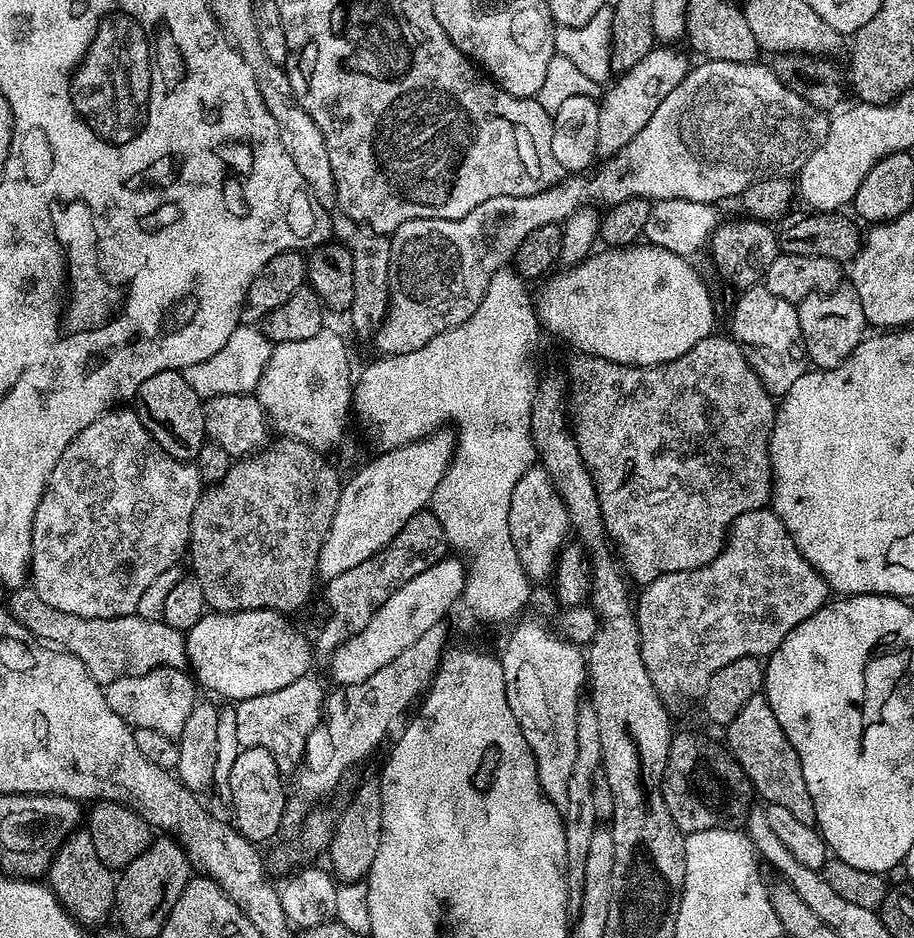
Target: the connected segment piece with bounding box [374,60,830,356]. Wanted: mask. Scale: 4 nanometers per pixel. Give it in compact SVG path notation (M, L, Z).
M704 60L700 62L697 68L695 65L689 71L688 77L682 82L678 82L678 86L674 86L674 90L670 90L670 94L666 94L666 98L662 98L662 106L658 106L658 110L654 110L650 122L646 122L646 126L642 126L642 130L638 130L638 134L634 134L634 138L630 138L630 142L626 142L626 146L622 146L622 150L618 150L613 156L607 157L603 161L604 165L600 169L597 167L589 176L568 174L561 179L560 183L554 184L551 188L542 190L538 194L530 194L529 196L489 198L488 201L482 202L482 206L474 206L474 210L470 210L470 214L466 214L457 220L411 220L410 222L402 222L402 226L398 226L398 230L391 233L390 236L392 249L390 250L388 275L394 279L390 284L388 314L385 316L384 321L381 322L380 329L374 334L376 348L380 351L377 353L384 356L410 354L410 350L418 350L422 346L426 346L426 342L430 342L430 338L434 338L438 334L466 322L466 318L470 318L470 314L474 314L474 310L478 310L478 302L482 302L482 298L490 286L490 278L498 269L505 267L515 257L518 246L524 241L526 234L530 234L538 226L546 226L547 224L563 225L565 220L570 219L579 208L585 207L589 201L601 200L604 206L611 206L618 202L626 202L626 198L642 198L653 202L658 200L685 200L686 202L702 202L703 204L715 205L716 200L728 200L731 196L732 199L739 197L740 193L746 190L746 186L750 186L759 180L768 180L772 176L795 177L799 173L801 166L806 162L806 158L810 158L810 154L814 154L816 147L826 138L830 116L827 111L815 108L805 98L795 93L792 87L784 84L767 63L765 65L760 63L739 64L738 62Z

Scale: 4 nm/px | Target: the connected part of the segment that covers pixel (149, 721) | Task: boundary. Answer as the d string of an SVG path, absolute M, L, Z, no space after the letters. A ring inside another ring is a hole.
M155 668L140 676L119 676L106 685L104 697L110 702L110 710L133 729L158 730L158 734L179 738L186 718L190 718L190 710L198 703L196 690L196 680L184 668Z

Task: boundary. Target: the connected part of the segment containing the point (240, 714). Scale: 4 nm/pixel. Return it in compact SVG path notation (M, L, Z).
M307 674L282 690L246 698L235 705L240 747L270 750L270 754L274 754L274 762L278 762L281 773L284 774L295 773L300 767L310 734L317 731L322 724L326 692L320 689L318 681L311 678L312 676Z

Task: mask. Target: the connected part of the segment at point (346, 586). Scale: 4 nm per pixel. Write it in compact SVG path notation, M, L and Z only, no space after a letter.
M425 510L414 514L406 522L406 526L402 526L402 530L398 530L398 534L394 534L392 541L381 552L366 558L366 562L361 562L359 566L346 570L346 574L338 574L338 578L327 581L325 588L328 589L324 592L324 604L328 607L328 617L325 618L320 633L316 638L314 636L315 655L317 657L324 656L323 658L331 657L335 648L342 646L350 638L354 638L354 634L366 630L366 622L370 622L370 618L374 618L378 606L382 606L382 602L386 602L386 598L390 598L390 594L394 594L394 590L398 590L398 586L406 586L406 582L410 582L410 578L422 574L422 570L430 570L430 566L445 559L448 551L448 539L442 530L442 522L438 522L438 518L431 510Z

